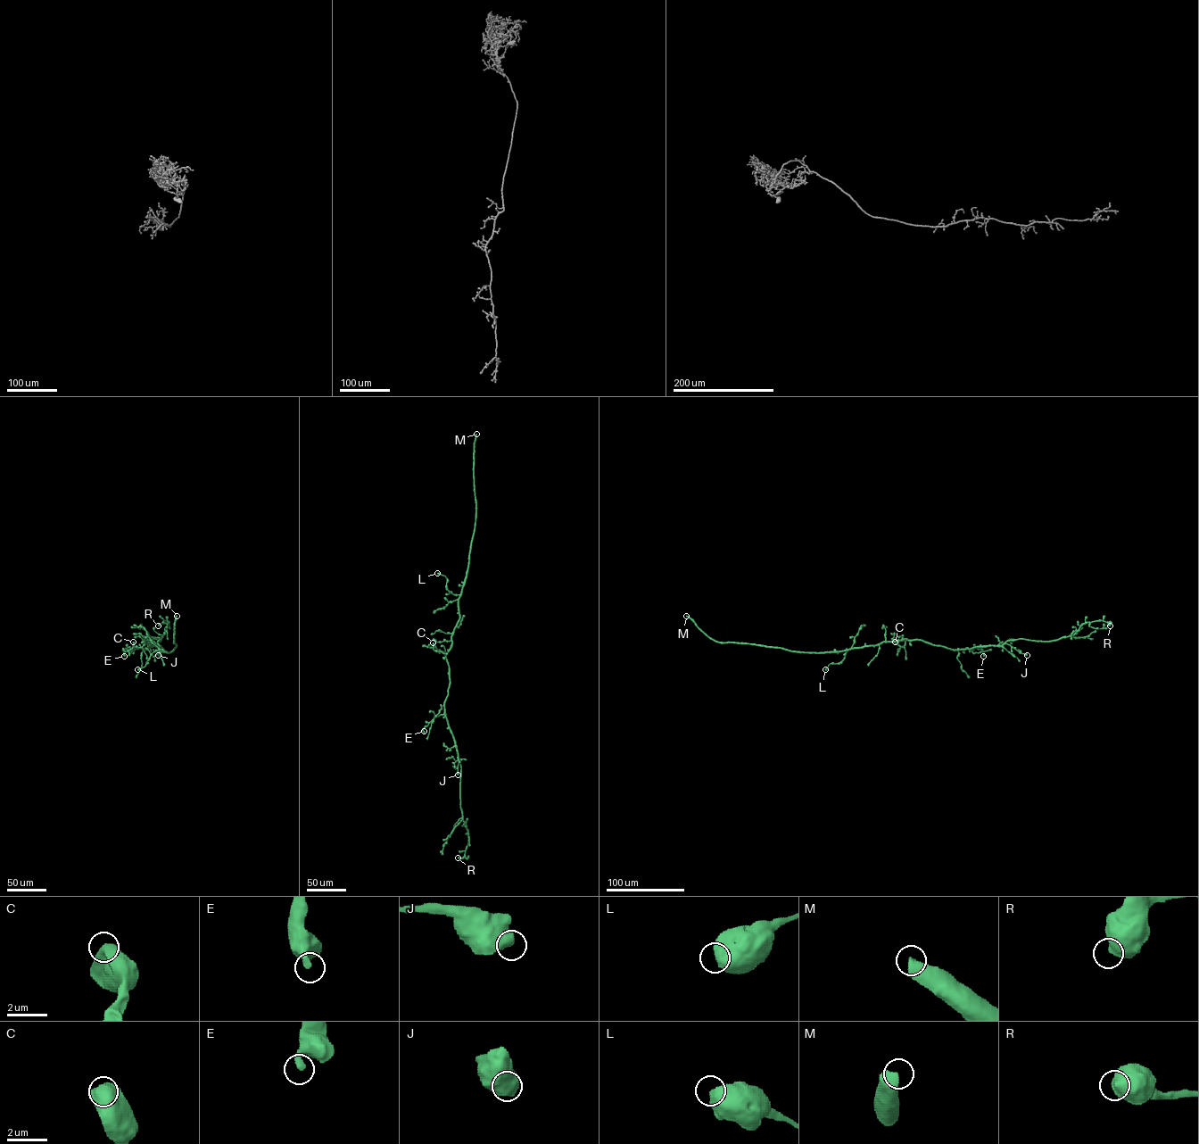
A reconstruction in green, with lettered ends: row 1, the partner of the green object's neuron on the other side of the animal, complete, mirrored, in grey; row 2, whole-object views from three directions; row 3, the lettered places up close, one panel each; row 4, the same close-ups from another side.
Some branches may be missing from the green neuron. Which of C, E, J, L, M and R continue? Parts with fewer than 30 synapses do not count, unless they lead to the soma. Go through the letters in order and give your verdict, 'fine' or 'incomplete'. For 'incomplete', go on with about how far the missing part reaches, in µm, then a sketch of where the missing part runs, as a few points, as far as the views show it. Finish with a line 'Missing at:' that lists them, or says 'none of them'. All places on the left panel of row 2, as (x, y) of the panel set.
C: fine
E: fine
J: fine
L: fine
M: incomplete; missing 300 µm; course (177, 616), (176, 592), (152, 565), (158, 562), (164, 565), (163, 582), (174, 622)
R: fine
Missing at: M

